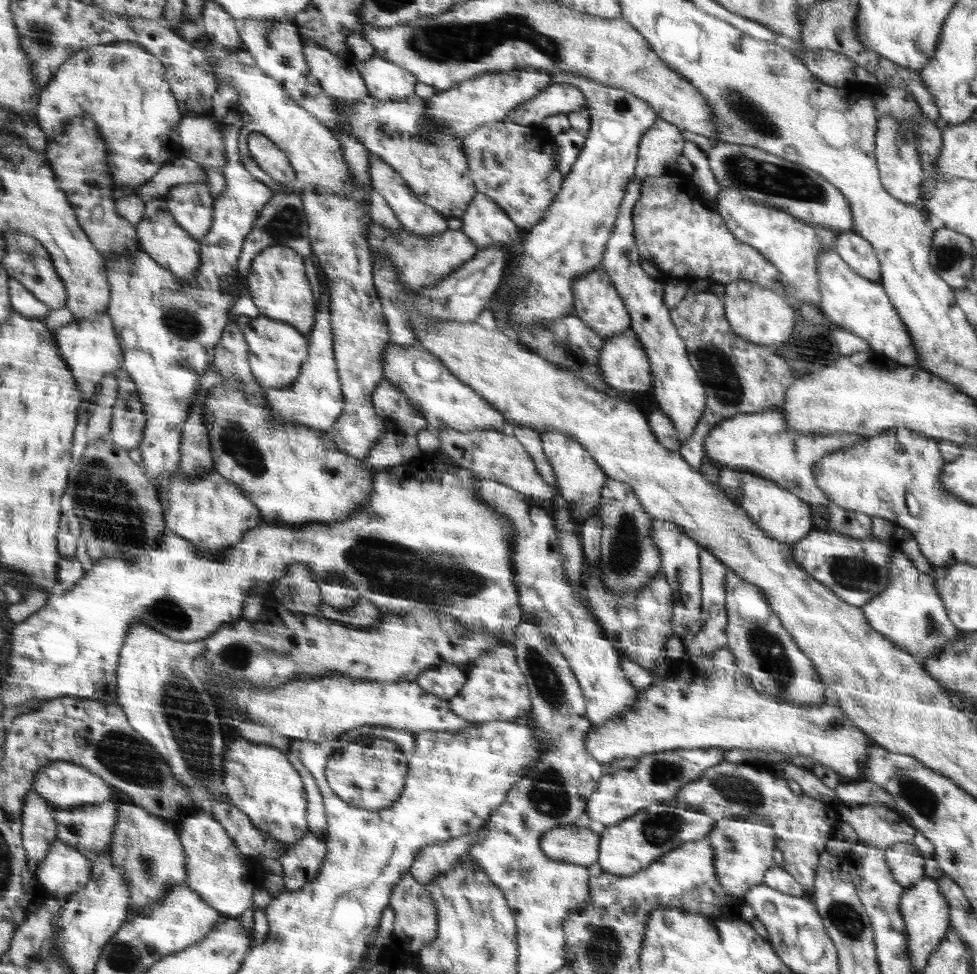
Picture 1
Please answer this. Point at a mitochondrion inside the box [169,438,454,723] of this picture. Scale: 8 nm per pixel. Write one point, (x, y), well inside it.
(237, 655)

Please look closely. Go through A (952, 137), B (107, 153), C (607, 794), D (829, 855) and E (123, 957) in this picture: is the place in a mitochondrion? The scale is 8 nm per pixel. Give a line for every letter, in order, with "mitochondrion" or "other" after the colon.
A: other
B: other
C: other
D: other
E: mitochondrion

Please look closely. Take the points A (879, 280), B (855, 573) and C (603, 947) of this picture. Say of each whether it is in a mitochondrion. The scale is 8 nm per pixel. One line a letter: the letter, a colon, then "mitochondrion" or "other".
A: other
B: mitochondrion
C: mitochondrion

